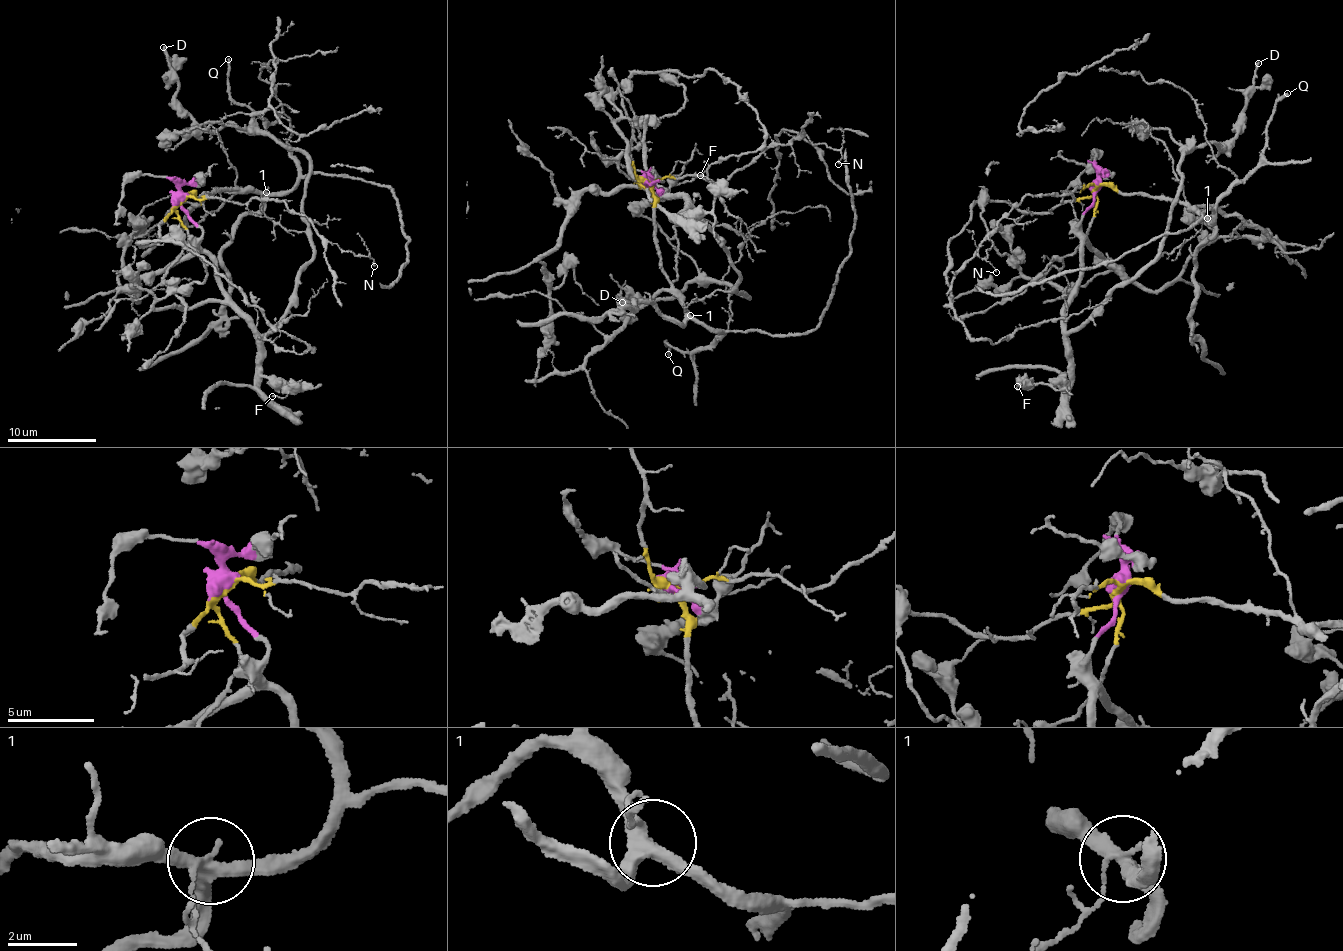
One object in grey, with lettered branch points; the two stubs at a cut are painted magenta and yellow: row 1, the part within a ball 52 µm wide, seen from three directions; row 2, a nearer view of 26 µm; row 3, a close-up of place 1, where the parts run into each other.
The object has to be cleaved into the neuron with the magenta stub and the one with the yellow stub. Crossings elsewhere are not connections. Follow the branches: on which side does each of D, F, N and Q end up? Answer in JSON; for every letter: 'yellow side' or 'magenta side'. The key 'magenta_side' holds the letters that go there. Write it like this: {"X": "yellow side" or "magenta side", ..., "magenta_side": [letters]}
{"D": "magenta side", "F": "magenta side", "N": "yellow side", "Q": "yellow side", "magenta_side": ["D", "F"]}

